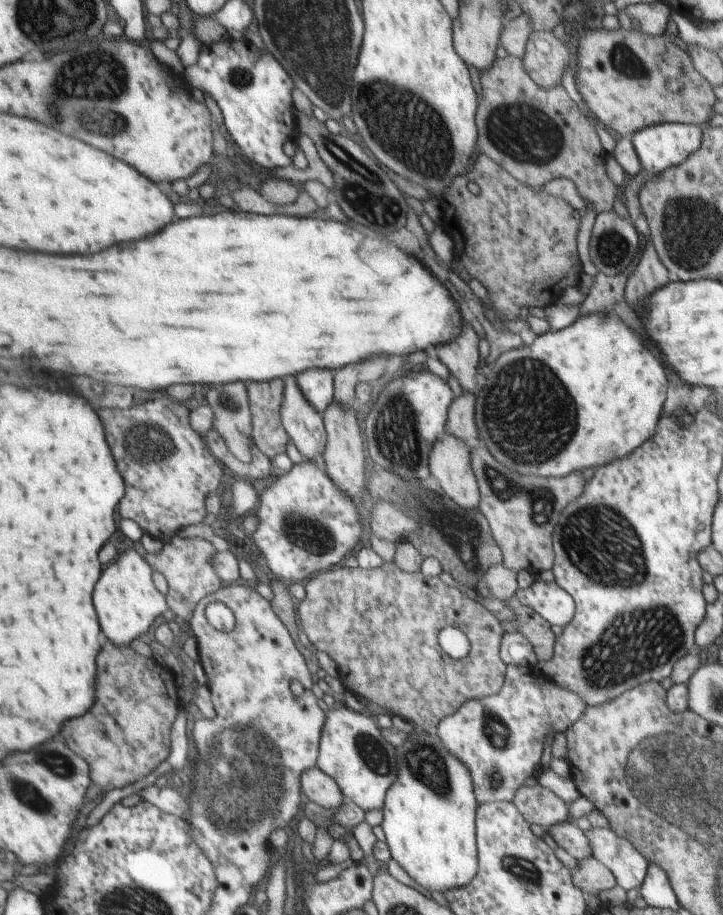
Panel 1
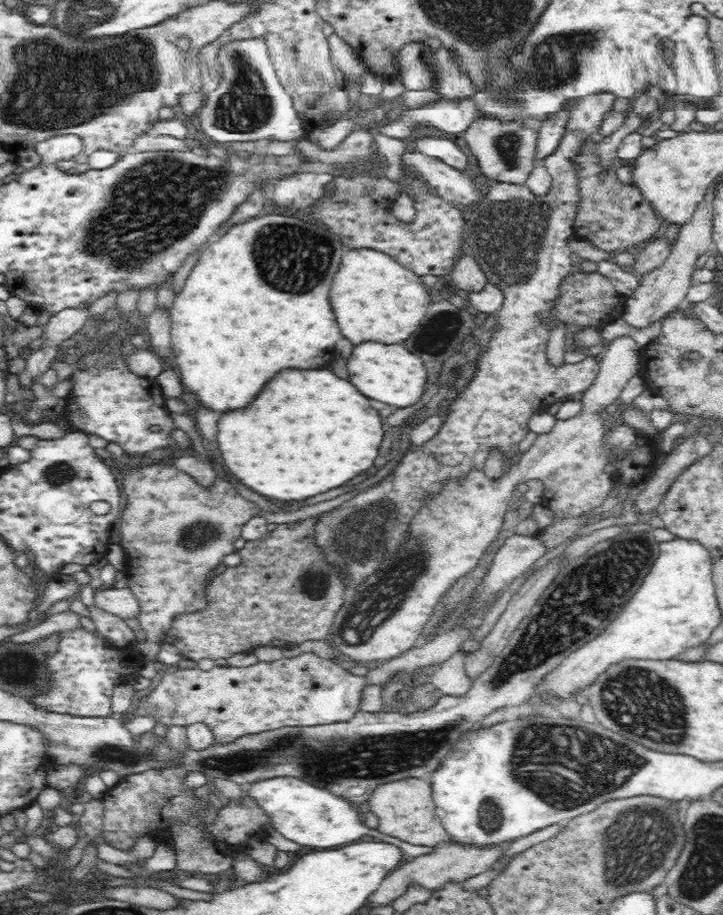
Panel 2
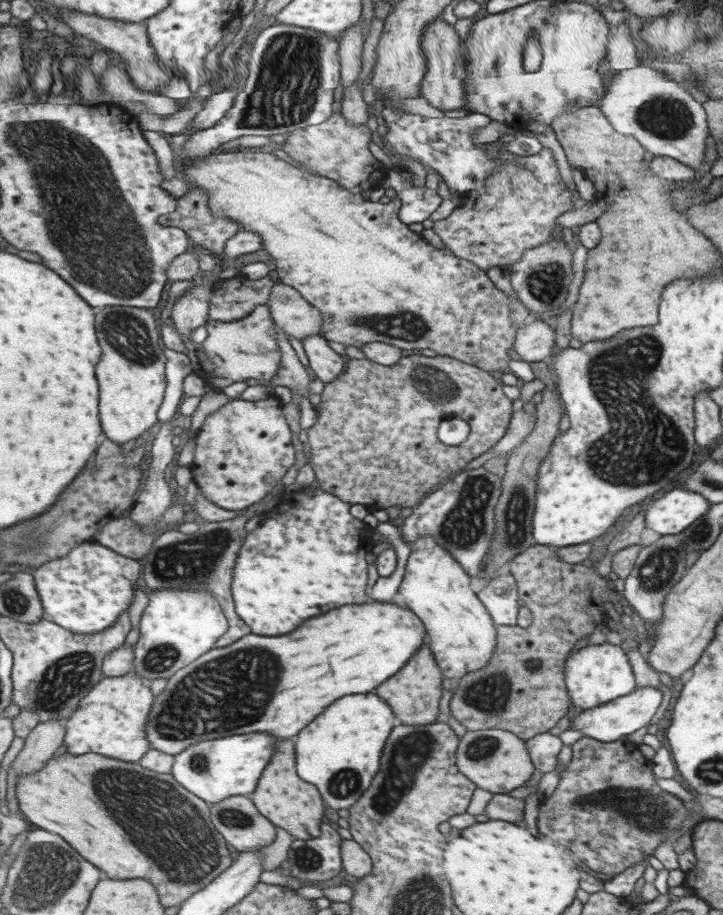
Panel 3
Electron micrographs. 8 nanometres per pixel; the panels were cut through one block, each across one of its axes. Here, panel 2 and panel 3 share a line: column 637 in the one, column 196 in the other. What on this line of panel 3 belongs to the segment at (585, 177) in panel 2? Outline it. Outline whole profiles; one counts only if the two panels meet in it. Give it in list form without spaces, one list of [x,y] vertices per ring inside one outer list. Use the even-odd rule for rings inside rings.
[[[192,188],[181,197],[171,224],[185,228],[193,245],[200,245],[210,253],[225,253],[225,246],[239,231],[241,223],[229,217],[217,217],[209,207],[209,193],[205,189]]]

